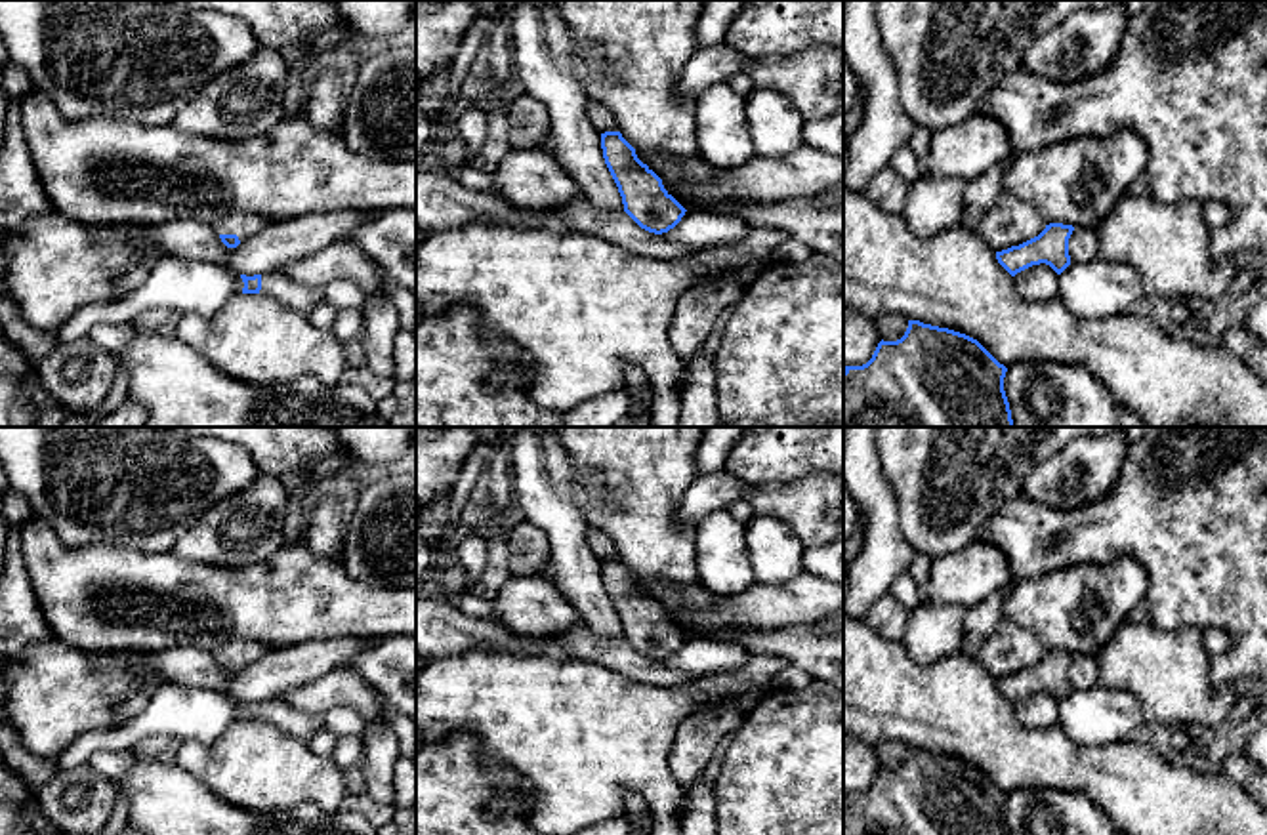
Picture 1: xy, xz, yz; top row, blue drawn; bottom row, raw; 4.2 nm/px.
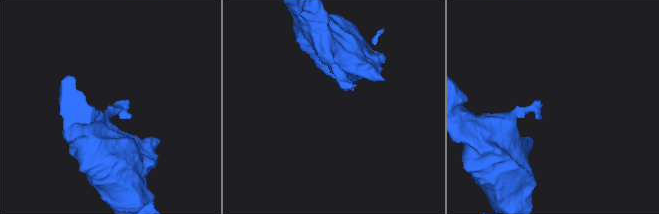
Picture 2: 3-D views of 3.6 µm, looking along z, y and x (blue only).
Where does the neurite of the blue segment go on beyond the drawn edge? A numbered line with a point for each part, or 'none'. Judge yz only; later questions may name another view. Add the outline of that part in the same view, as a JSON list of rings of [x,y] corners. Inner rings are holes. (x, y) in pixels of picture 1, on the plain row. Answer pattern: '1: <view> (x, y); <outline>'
none

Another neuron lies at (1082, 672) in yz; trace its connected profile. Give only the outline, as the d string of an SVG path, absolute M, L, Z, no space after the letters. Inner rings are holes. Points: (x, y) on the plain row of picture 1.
M1076 652L1069 665L1070 688L1088 690L1099 682L1099 669L1095 656L1088 652Z

